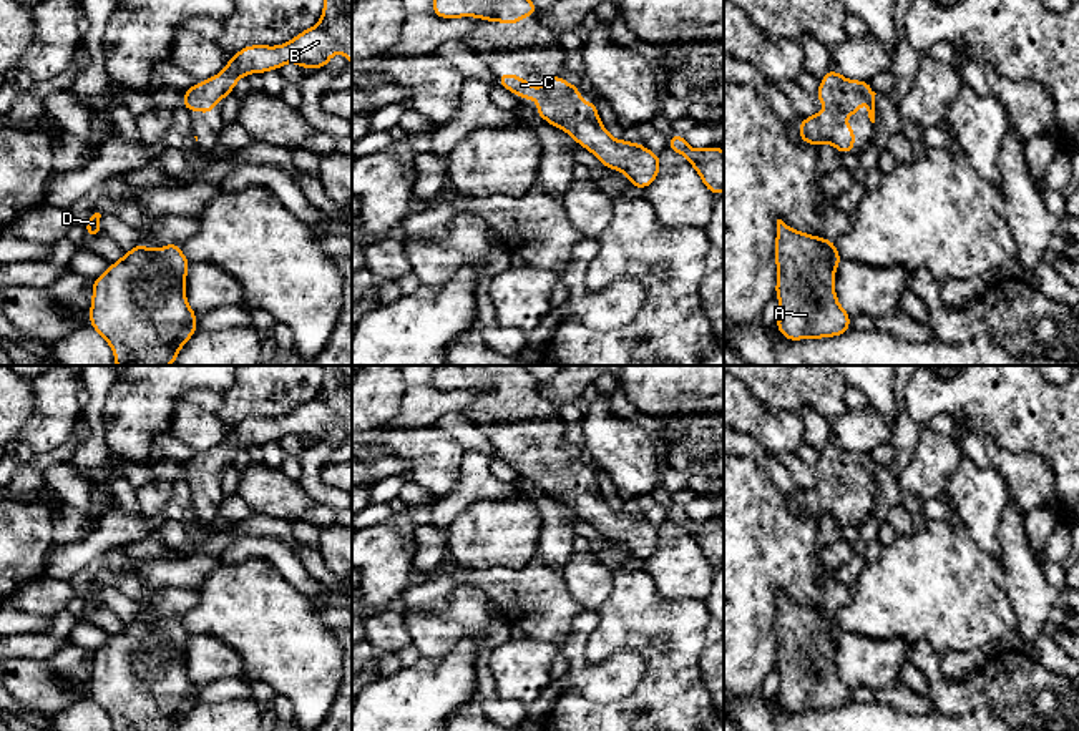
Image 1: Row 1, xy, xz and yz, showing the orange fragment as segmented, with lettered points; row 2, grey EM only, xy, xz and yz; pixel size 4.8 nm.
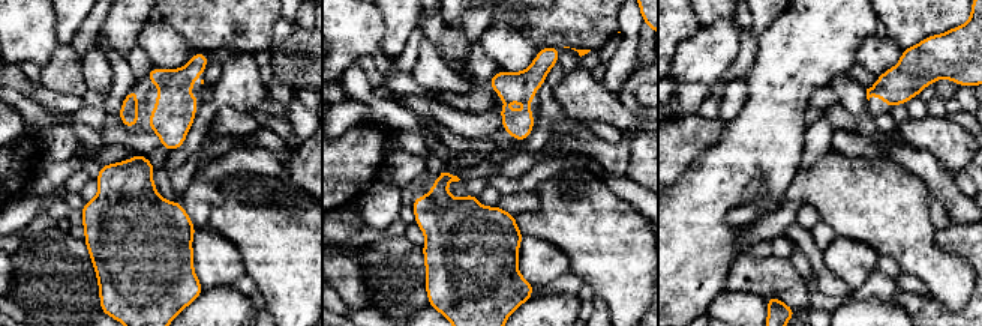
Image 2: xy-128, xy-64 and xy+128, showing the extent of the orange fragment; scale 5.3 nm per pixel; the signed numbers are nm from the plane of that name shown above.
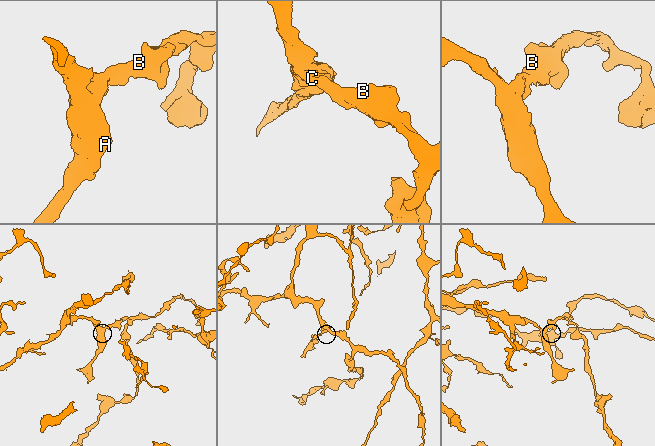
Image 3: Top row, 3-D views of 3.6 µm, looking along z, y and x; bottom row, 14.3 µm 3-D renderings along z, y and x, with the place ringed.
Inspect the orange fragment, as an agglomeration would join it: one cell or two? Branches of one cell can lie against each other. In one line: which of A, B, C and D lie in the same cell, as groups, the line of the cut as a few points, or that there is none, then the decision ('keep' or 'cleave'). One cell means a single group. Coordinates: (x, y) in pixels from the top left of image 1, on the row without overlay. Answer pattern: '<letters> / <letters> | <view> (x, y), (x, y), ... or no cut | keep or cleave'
A B C D | no cut | keep

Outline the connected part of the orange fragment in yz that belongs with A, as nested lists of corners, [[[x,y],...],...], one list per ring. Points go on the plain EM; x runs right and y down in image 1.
[[[777,591],[774,626],[775,668],[780,675],[775,696],[779,704],[787,713],[848,704],[852,688],[835,668],[835,641],[843,633],[835,613],[800,605]]]

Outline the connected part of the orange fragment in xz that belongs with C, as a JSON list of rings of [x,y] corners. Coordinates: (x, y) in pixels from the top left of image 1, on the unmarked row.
[[[510,444],[496,449],[496,455],[521,472],[541,473],[541,482],[531,478],[535,487],[554,500],[564,502],[579,518],[591,523],[603,538],[624,545],[636,563],[656,553],[661,540],[659,525],[652,525],[639,515],[616,513],[599,493],[594,473],[581,473],[578,459],[558,447],[546,447],[544,450],[546,454],[540,462]]]

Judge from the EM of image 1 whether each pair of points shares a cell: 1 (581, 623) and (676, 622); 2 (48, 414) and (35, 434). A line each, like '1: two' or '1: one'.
1: two
2: one

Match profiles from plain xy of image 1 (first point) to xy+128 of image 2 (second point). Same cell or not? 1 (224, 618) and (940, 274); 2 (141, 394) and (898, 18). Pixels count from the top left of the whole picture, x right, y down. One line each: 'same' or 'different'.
1: same
2: different

